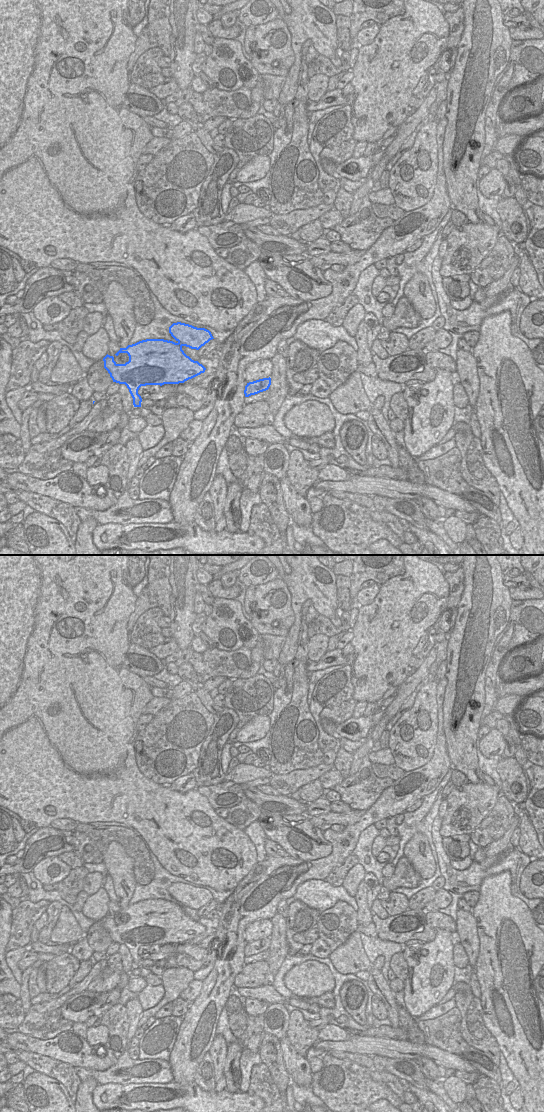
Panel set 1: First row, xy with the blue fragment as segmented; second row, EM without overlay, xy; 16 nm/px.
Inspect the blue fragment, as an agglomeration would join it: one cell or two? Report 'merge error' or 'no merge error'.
no merge error

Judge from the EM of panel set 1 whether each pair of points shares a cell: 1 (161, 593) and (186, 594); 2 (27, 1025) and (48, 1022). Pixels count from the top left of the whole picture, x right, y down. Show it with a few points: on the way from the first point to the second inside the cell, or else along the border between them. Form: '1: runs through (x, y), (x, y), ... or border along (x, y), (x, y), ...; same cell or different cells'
1: border along (169, 570), (169, 584), (172, 593); different cells
2: runs through (32, 1025), (43, 1022); same cell

